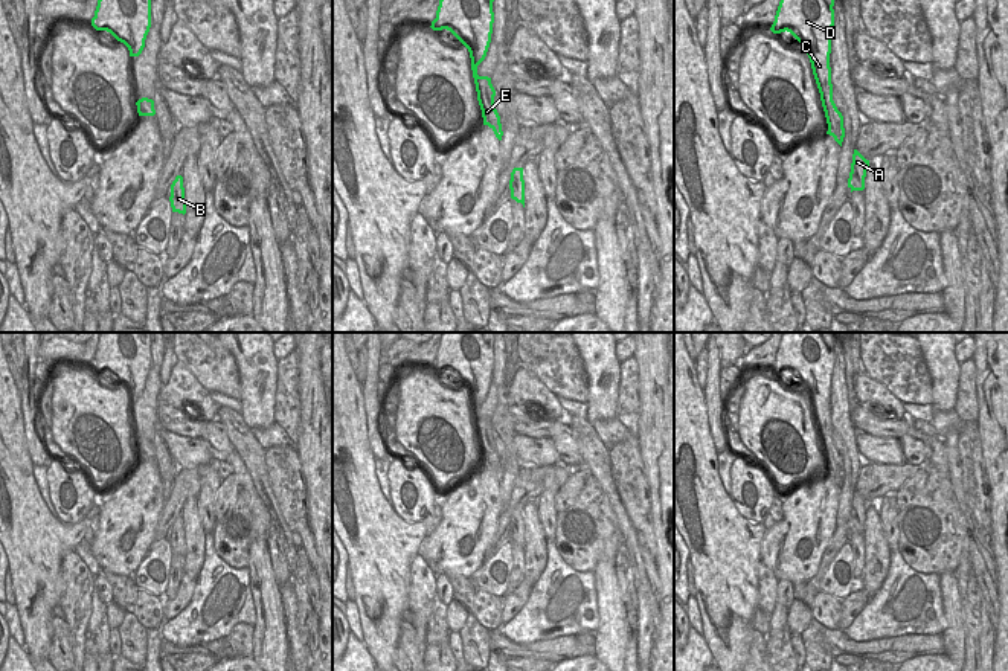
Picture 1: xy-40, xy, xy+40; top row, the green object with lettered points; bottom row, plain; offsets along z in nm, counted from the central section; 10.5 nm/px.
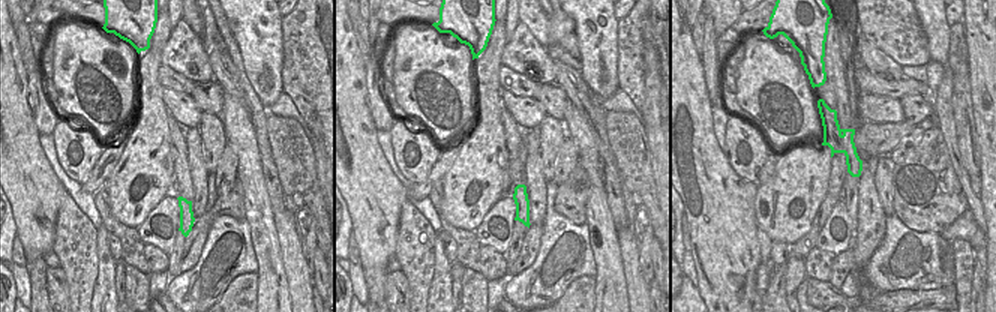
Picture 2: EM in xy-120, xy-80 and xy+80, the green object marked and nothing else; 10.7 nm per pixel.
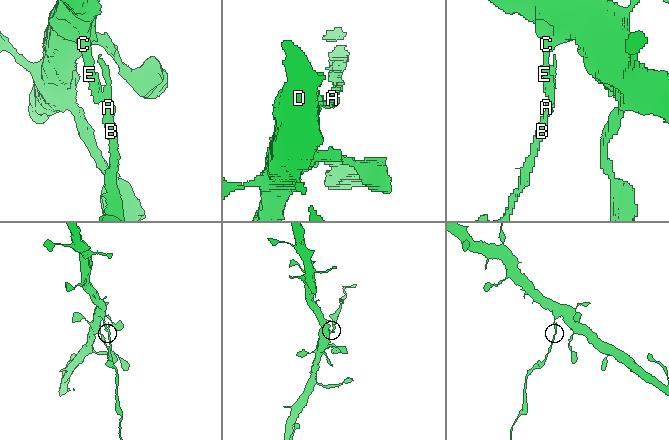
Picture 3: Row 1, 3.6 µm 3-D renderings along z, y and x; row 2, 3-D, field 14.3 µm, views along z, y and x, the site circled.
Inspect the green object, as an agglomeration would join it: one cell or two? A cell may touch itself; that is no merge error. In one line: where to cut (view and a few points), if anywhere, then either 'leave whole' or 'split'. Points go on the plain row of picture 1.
cut xy+40 (831, 433), (821, 435); split

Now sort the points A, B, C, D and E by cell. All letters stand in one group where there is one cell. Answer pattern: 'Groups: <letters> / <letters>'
Groups: A B E / C D

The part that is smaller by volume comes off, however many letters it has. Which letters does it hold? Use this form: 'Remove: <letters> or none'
Remove: A, B, E

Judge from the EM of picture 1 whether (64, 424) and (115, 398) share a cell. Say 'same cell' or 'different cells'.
same cell

